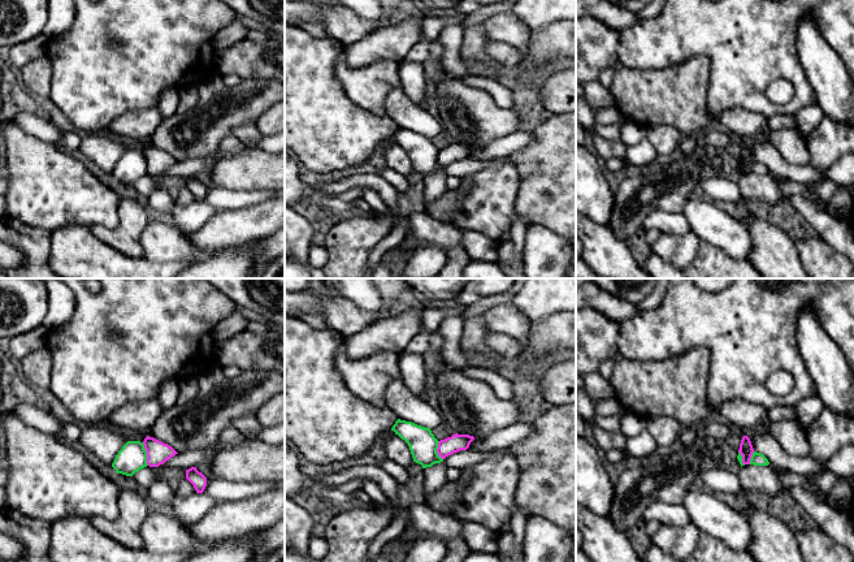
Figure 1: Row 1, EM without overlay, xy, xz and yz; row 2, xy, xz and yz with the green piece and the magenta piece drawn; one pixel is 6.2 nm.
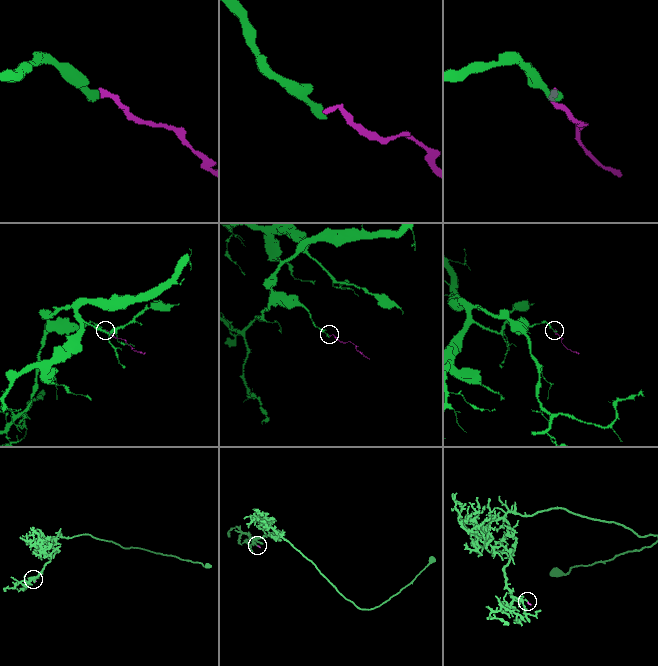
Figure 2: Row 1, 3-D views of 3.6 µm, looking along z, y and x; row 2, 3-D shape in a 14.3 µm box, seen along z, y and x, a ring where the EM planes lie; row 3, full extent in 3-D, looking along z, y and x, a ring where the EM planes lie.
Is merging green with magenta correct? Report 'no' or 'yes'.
no

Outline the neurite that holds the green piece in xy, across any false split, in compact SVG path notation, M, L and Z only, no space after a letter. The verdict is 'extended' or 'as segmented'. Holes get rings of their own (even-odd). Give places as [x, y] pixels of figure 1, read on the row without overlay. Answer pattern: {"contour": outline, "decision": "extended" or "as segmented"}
{"contour": "M127 150L112 172L117 182L126 185L133 185L147 174L147 160L140 150Z", "decision": "as segmented"}

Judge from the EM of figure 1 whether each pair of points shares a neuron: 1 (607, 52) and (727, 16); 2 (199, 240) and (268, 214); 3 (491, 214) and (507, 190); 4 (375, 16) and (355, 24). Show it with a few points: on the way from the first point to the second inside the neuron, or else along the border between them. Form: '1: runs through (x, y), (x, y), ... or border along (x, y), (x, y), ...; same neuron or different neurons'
1: border along (620, 33), (618, 43), (619, 64); different neurons
2: runs through (216, 234), (229, 227), (251, 223); same neuron
3: runs through (490, 207), (501, 195); same neuron
4: border along (354, 13), (369, 20), (376, 27); different neurons

